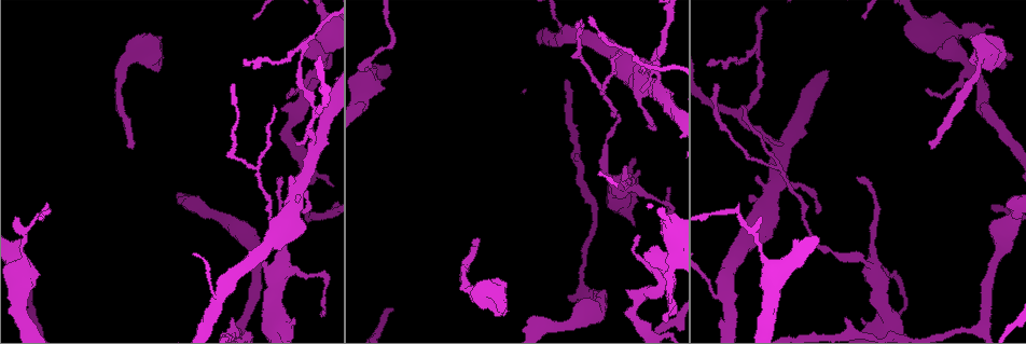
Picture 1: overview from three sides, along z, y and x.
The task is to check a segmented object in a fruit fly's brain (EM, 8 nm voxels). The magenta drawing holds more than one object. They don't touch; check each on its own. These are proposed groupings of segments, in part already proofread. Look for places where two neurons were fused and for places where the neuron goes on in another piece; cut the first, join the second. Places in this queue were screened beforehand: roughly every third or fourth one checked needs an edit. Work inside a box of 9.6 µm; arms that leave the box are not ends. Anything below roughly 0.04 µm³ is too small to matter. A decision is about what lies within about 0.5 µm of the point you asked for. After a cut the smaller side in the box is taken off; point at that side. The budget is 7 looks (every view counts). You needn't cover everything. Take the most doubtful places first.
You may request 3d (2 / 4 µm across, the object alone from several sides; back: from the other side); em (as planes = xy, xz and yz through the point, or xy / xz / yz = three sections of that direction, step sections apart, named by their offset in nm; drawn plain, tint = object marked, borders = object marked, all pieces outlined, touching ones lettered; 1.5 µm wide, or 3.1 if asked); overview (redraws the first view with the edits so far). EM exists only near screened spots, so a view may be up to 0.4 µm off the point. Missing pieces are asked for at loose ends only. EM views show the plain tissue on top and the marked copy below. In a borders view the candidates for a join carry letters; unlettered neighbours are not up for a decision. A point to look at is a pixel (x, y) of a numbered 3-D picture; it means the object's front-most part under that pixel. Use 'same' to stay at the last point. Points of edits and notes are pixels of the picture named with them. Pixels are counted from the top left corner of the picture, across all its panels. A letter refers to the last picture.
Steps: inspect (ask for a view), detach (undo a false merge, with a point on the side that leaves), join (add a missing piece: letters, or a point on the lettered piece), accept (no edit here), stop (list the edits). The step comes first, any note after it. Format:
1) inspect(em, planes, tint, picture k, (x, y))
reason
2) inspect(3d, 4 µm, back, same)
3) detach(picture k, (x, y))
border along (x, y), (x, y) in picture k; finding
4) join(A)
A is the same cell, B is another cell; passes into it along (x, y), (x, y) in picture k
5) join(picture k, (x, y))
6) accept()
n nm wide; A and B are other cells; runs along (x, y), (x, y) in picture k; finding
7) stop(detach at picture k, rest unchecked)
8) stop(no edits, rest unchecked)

inspect(em, planes, tint, picture 1, (477, 241))
free end

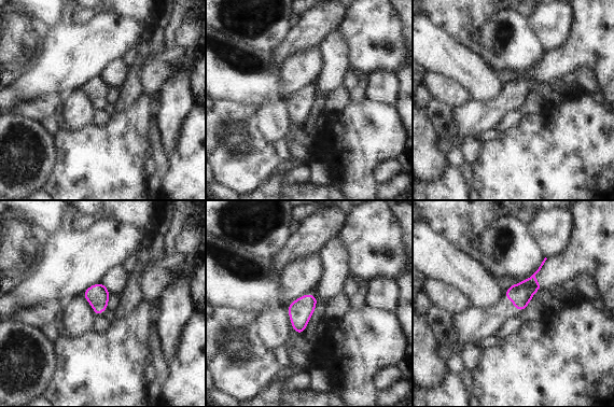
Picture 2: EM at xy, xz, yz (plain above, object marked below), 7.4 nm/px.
inspect(em, planes, borders, same)
see the neighbours

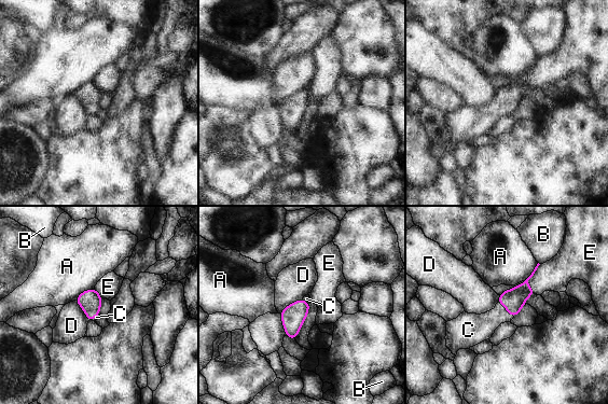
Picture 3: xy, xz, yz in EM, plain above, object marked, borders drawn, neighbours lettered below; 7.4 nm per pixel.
join(C)
E touches over 220 nm; C is the same cell, A, B, D and E are other cells; passes into it along (513, 300), (508, 310), (480, 328) in picture 3; the neuron continues

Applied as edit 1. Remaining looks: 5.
inspect(em, planes, tint, picture 1, (1010, 59))
free end

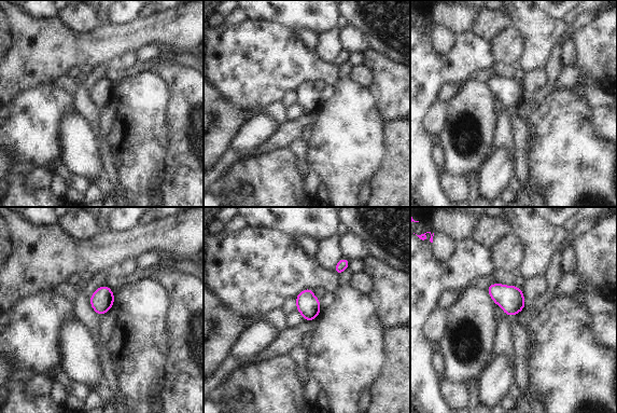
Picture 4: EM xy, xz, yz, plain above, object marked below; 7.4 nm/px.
inspect(em, planes, borders, same)

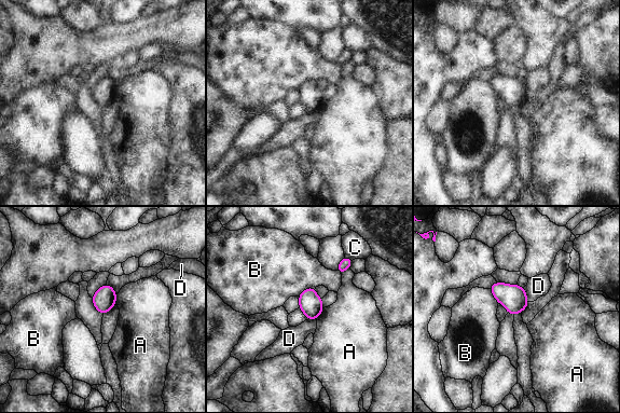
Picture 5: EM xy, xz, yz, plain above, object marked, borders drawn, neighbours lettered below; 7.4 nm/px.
accept()
170 nm wide; B touches over 150 nm; A, B, C and D are other cells; no lettered piece goes on from it

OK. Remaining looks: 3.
inspect(em, xz, step 8, tint, picture 1, (759, 55))
sharp bend

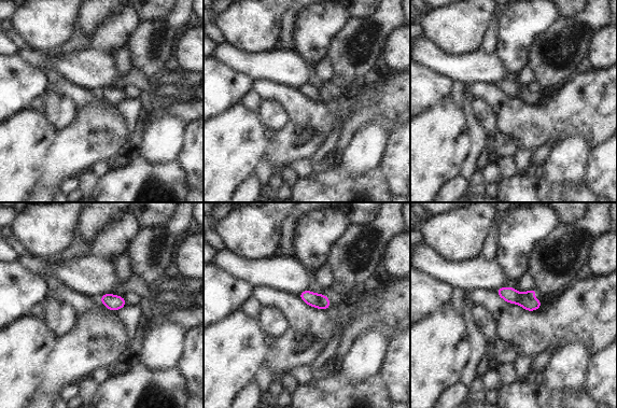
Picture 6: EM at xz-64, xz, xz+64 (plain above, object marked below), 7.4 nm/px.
inspect(em, planes, borders, same)
another direction

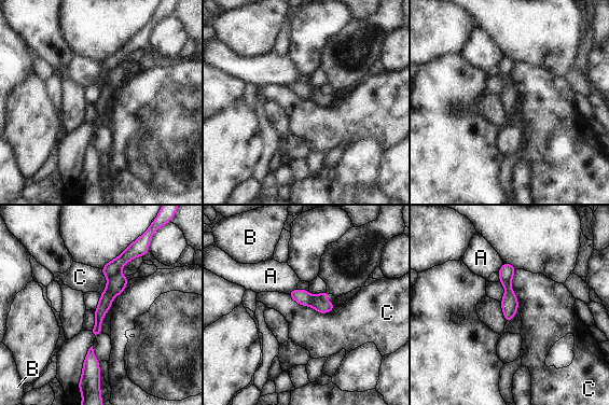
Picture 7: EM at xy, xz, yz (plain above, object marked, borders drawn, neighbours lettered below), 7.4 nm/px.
detach(picture 7, (135, 249))
C touches over 380 nm; A, B and C are other cells; border along (119, 270), (108, 277) in picture 7; a second neuron is stuck on

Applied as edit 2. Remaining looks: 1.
stop(join at picture 3, detach at picture 7, rest unchecked)

